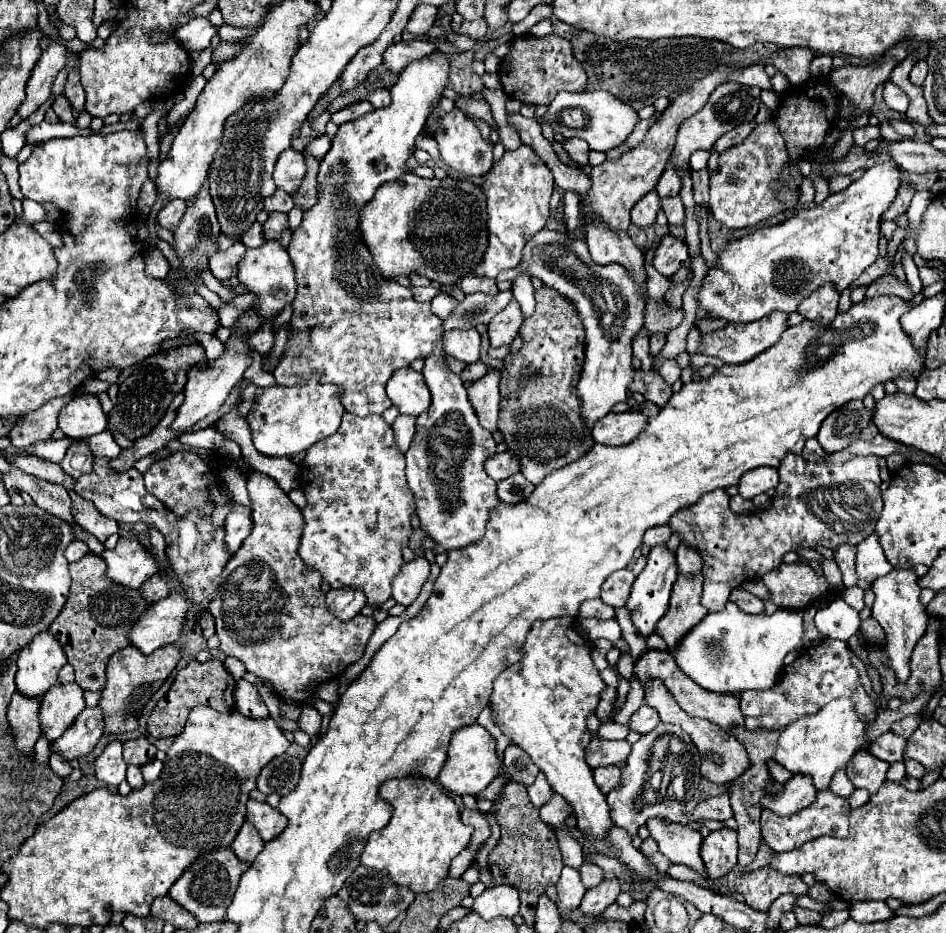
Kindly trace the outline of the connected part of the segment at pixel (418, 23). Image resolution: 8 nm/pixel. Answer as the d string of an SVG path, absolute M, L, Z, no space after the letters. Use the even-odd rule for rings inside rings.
M420 4L420 6L412 12L412 16L410 16L404 32L416 34L416 36L424 36L424 34L434 26L436 14L438 14L438 8L436 8L436 6Z

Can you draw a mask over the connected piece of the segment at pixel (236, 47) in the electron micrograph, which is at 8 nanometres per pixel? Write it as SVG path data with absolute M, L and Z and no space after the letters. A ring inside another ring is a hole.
M220 41L217 48L213 51L212 63L221 64L227 60L230 60L233 56L238 54L240 50L241 46L239 43Z

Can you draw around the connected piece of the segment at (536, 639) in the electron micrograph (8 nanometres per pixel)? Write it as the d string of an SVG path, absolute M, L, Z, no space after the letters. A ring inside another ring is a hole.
M566 616L562 620L536 620L526 636L522 652L522 660L518 664L508 666L494 680L494 692L490 696L492 720L502 730L502 734L506 734L512 740L512 744L518 744L532 758L532 762L546 774L550 786L560 796L564 796L566 802L572 804L574 814L578 818L578 828L586 832L586 836L592 838L600 850L604 850L604 834L612 826L610 810L606 804L606 796L600 792L600 788L596 788L592 768L584 760L584 750L590 742L586 718L596 710L600 692L606 686L600 680L598 668L592 662L590 642L576 630L574 620Z

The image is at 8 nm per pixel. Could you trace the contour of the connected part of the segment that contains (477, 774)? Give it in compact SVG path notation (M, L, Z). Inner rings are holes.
M470 724L454 732L448 748L448 758L438 774L438 784L454 796L464 796L464 794L476 796L496 778L496 774L498 774L498 756L494 738L480 724Z

